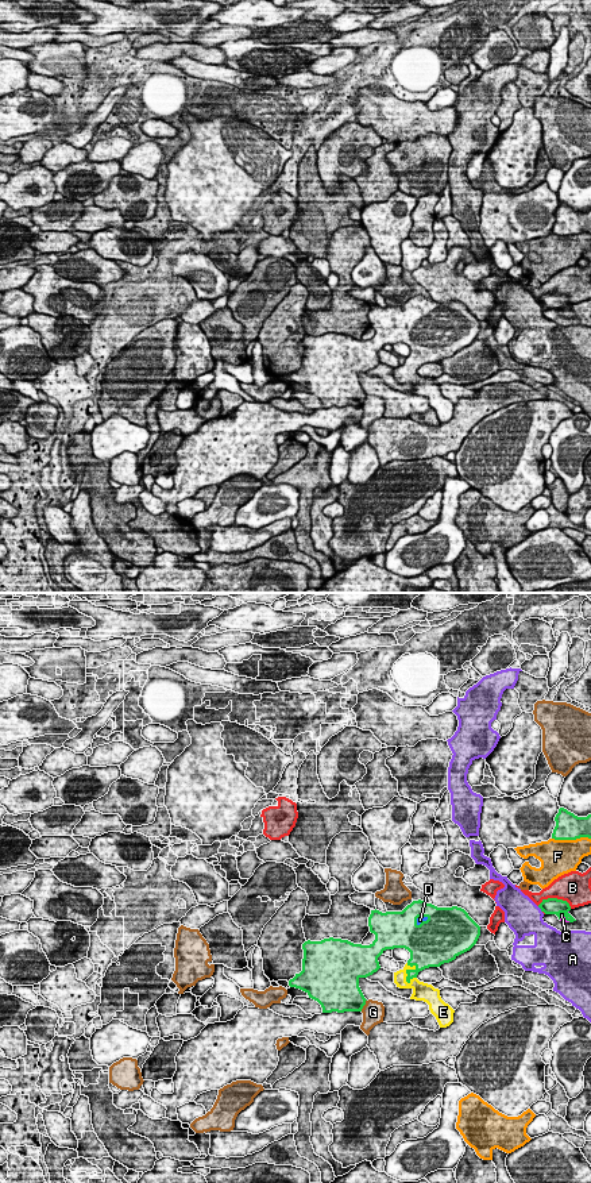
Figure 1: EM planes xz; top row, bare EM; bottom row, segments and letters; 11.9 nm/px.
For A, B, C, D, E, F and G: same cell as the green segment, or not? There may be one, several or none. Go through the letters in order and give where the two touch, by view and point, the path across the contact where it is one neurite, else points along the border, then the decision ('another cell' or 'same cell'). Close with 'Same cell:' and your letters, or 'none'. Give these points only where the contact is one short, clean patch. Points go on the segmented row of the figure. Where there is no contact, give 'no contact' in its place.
A: contact xz (540, 908); another cell
B: contact xz (555, 898); another cell
C: contact xz (564, 916); way xz (552, 905), (564, 916), (561, 914); same cell
D: contact xz (423, 921); way xz (436, 937), (423, 921), (420, 920); same cell
E: contact xz (406, 973); same cell
F: contact xz (571, 839); another cell
G: contact xz (364, 1004); another cell
Same cell: C, D, E

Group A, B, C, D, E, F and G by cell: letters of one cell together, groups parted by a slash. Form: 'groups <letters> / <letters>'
groups A / B / C D E / F / G

